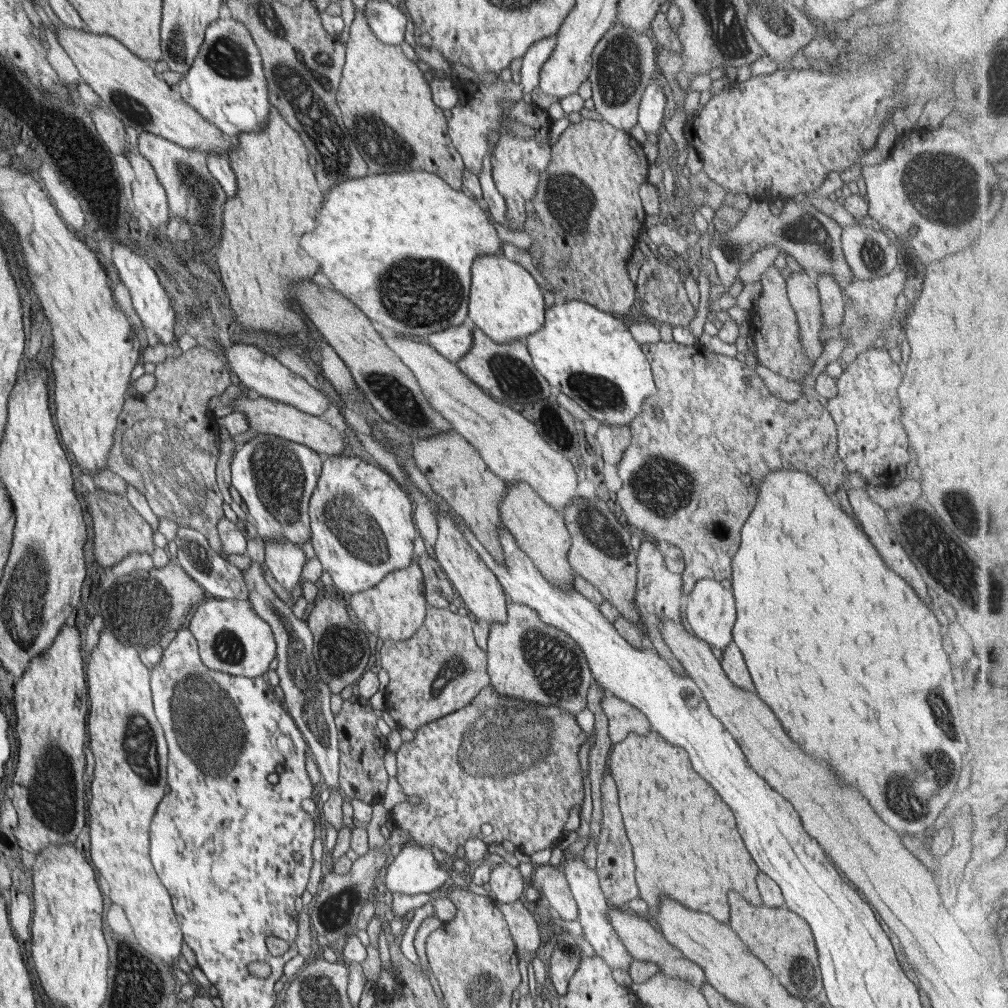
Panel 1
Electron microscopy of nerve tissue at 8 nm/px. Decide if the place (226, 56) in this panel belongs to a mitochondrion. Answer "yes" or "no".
yes

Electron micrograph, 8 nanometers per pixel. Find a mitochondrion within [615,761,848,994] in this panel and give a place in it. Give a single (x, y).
(801, 973)

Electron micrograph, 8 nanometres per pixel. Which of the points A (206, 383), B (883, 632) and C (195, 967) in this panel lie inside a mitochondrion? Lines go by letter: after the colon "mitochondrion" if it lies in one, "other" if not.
A: other
B: other
C: other

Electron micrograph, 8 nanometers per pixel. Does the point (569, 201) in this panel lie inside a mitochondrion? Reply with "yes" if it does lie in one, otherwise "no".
yes

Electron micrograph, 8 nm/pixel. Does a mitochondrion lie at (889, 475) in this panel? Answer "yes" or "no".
no

